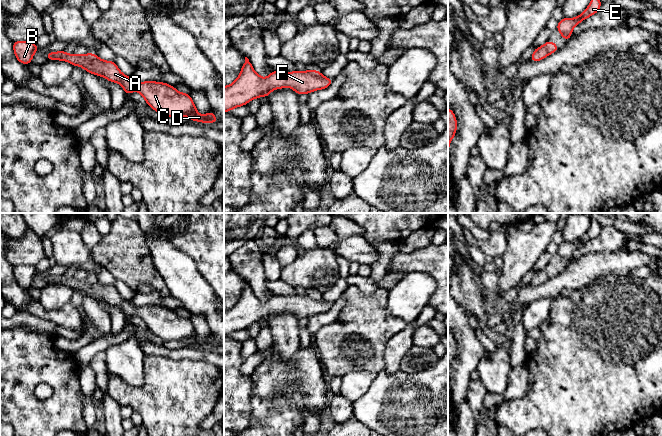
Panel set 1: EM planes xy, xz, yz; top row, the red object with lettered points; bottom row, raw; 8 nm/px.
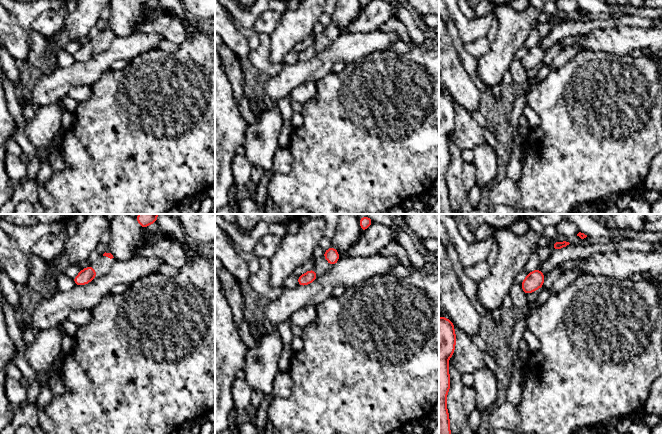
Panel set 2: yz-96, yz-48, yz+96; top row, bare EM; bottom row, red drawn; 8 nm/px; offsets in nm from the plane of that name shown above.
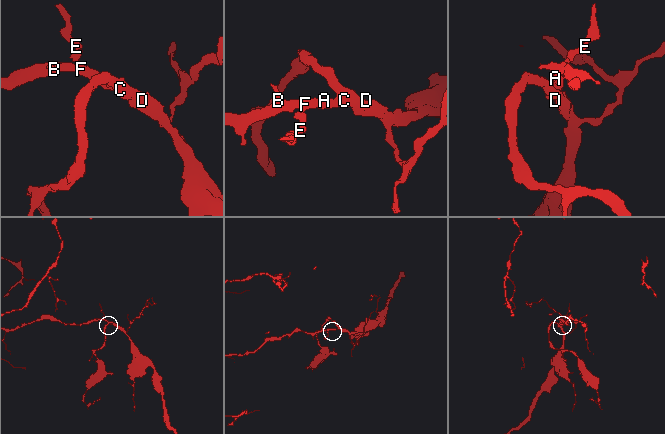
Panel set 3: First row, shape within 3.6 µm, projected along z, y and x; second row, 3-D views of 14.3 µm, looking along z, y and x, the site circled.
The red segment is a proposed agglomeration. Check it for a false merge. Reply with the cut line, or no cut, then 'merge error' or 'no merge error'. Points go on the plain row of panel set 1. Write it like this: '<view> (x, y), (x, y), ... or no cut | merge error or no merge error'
no cut | no merge error

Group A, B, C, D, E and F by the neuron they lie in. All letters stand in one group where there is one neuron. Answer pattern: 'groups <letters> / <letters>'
groups A B C D E F

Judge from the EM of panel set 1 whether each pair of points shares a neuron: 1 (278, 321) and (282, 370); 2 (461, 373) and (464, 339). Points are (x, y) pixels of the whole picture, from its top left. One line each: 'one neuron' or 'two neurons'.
1: two neurons
2: one neuron

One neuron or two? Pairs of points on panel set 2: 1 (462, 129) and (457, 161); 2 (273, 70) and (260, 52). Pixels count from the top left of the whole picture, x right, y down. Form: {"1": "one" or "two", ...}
{"1": "two", "2": "one"}

